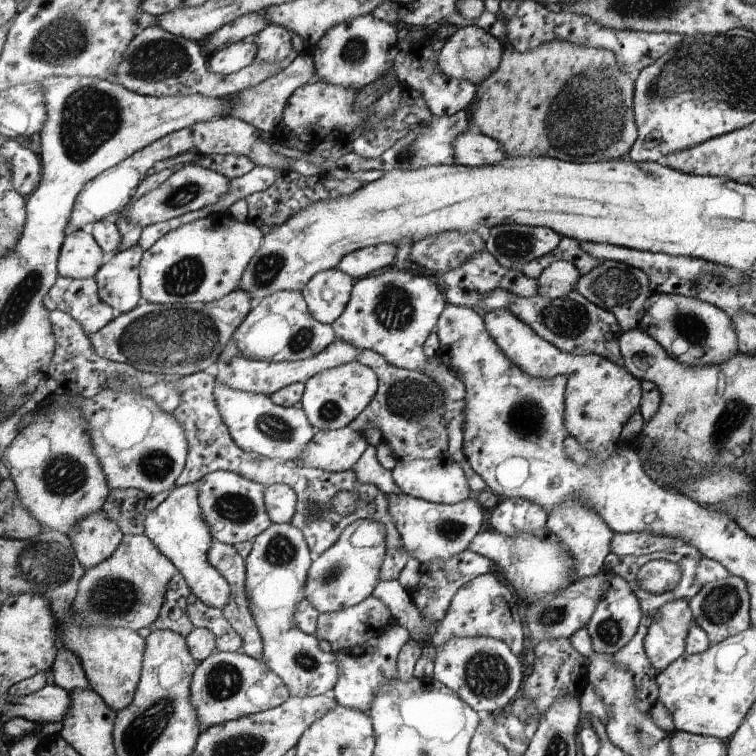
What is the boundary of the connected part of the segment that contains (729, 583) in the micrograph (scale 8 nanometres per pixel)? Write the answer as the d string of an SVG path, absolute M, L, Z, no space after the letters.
M729 575L722 579L698 587L688 600L693 623L706 631L710 644L721 642L725 638L743 632L750 625L750 596L743 578Z

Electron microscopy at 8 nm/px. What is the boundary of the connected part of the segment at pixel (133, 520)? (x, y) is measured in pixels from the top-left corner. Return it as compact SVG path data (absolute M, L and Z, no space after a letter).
M115 490L111 502L105 502L105 512L109 518L119 522L121 530L128 535L145 535L146 518L149 511L145 508L148 495L144 490Z

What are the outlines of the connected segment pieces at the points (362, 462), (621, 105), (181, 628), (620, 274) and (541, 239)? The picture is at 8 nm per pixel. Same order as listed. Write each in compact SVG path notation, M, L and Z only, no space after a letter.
M369 445L365 454L355 465L355 474L359 482L374 483L387 494L401 494L402 490L395 484L392 471L387 470L377 458L377 447Z
M549 42L543 44L535 50L527 50L527 52L519 52L512 47L507 46L506 51L503 53L499 70L494 72L485 82L479 85L479 92L475 97L472 106L469 108L470 119L473 126L477 126L481 133L497 139L508 157L544 157L550 156L558 158L559 160L571 161L575 163L596 163L606 160L617 160L628 158L633 146L639 138L639 128L636 122L636 114L634 109L634 96L635 96L635 76L633 74L625 73L619 68L617 56L611 50L603 50L602 48L585 48L579 44L571 44L571 42Z
M183 573L173 578L170 582L169 591L166 594L166 602L163 604L160 616L153 625L148 628L151 631L155 630L172 630L189 636L195 628L190 621L188 610L188 600L193 594L191 587L188 585L187 579Z
M619 261L603 262L601 266L594 268L590 274L582 276L576 289L597 306L613 312L619 319L623 333L639 328L646 311L643 304L653 293L650 287L649 275L644 270Z
M499 225L490 228L486 248L505 268L522 271L523 266L553 252L562 237L547 227Z

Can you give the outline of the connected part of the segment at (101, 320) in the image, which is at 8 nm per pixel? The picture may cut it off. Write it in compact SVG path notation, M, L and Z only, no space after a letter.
M60 276L45 297L45 306L51 311L71 314L85 328L89 337L116 318L113 308L99 296L96 277L75 279Z

